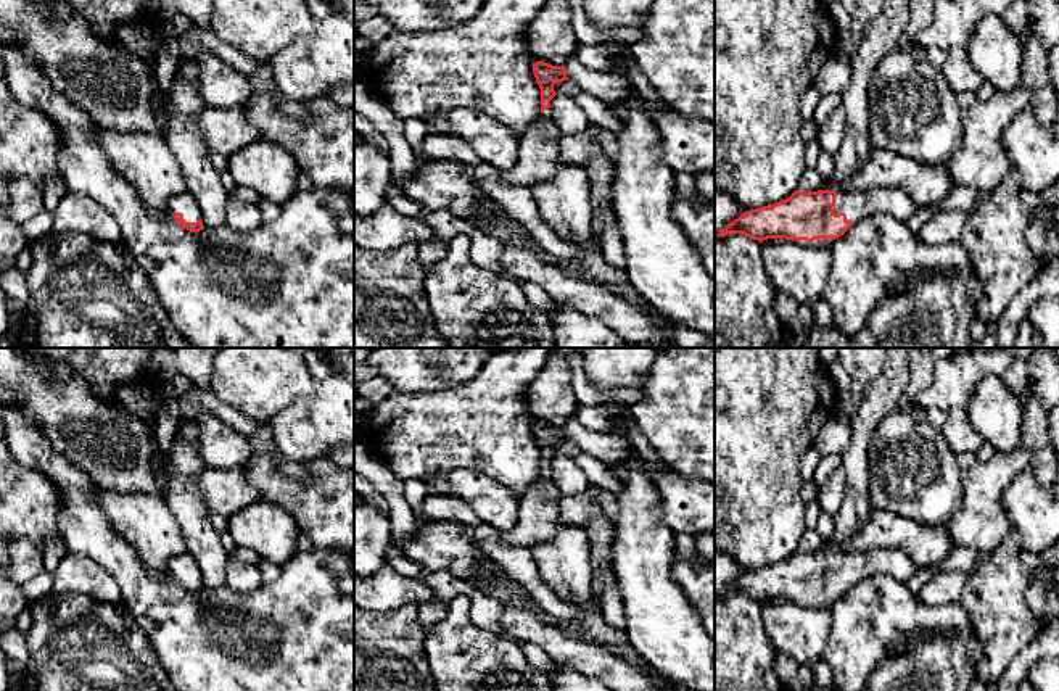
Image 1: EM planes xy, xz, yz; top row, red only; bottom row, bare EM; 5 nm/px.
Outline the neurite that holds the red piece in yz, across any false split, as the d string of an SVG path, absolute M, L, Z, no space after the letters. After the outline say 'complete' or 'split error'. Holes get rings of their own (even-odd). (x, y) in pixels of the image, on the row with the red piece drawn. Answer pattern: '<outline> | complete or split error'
M895 188L795 190L779 203L742 213L715 235L742 234L760 243L768 238L785 238L805 246L830 248L835 238L866 216L884 213L904 222L916 209L913 200Z | split error

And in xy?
M183 192L169 200L172 217L187 230L200 232L204 229L196 200L190 192Z | split error

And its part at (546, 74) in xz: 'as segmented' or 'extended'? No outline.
extended

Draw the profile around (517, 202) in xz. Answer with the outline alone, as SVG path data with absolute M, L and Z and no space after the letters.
M486 161L472 166L470 172L499 208L521 224L533 235L534 245L555 263L571 263L583 251L579 245L562 240L544 221L531 187L504 184L502 171Z

